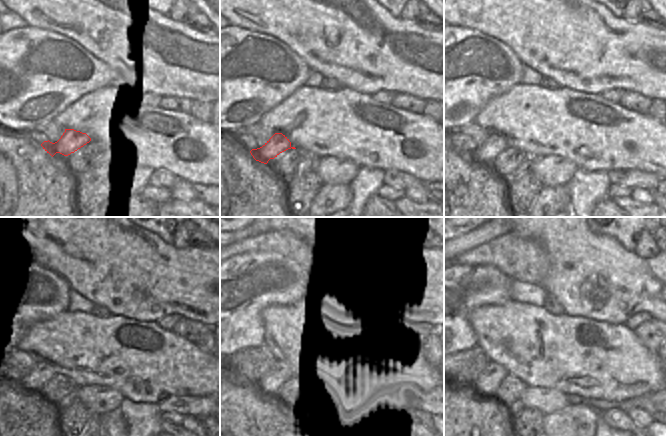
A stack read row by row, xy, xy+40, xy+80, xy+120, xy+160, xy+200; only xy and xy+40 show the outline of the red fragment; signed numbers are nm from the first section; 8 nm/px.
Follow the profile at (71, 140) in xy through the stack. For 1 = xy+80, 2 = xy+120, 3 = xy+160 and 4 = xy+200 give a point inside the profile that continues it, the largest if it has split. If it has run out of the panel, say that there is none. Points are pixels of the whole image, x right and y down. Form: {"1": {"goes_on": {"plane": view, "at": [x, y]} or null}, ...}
{"1": {"goes_on": {"plane": "xy+80", "at": [484, 154]}}, "2": {"goes_on": {"plane": "xy+120", "at": [44, 371]}}, "3": {"goes_on": {"plane": "xy+160", "at": [270, 373]}}, "4": {"goes_on": {"plane": "xy+200", "at": [487, 382]}}}

